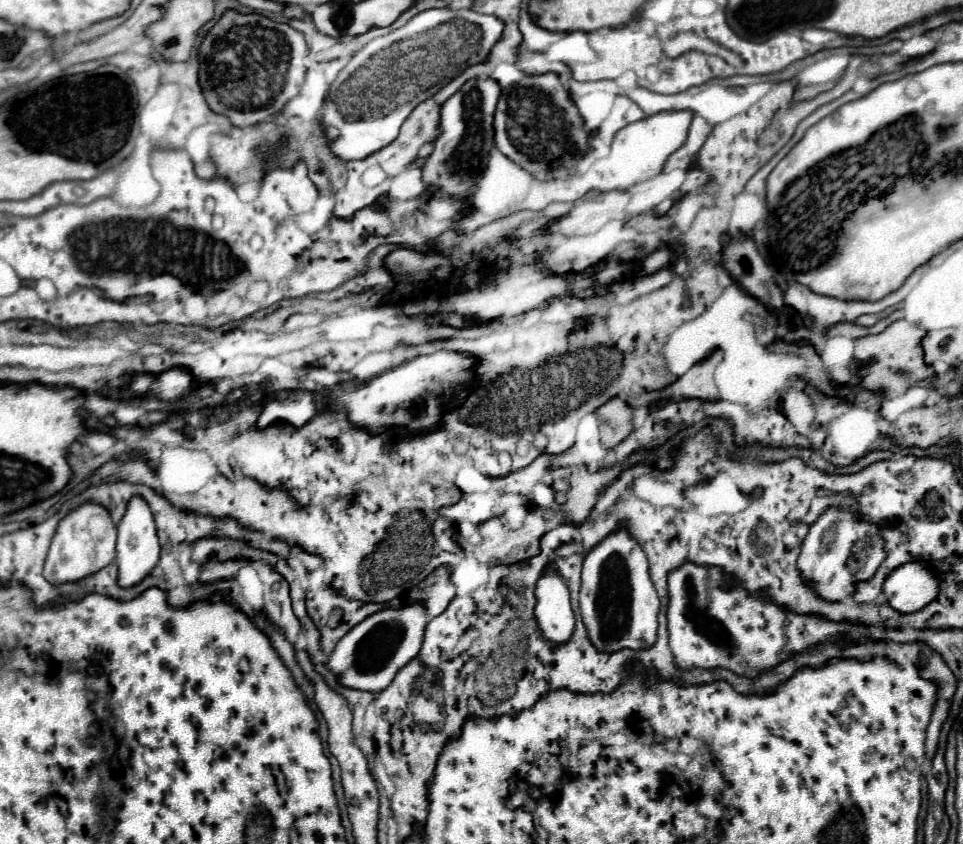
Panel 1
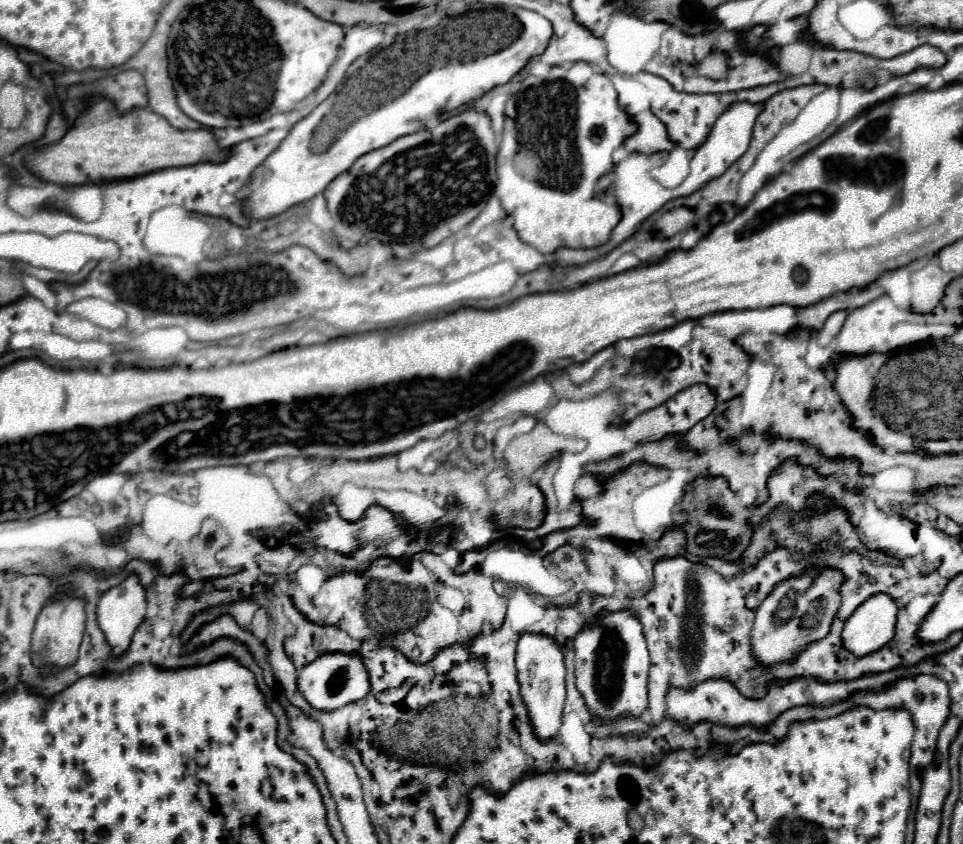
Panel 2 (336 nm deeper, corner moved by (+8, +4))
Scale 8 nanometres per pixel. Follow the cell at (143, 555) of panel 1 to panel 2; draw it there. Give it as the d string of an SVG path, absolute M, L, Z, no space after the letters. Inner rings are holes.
M128 576L120 586L108 590L98 602L98 624L114 656L128 650L130 640L146 618L146 590L136 576Z

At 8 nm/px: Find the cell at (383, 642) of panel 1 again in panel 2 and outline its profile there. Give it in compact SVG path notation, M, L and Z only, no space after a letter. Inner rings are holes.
M324 654L304 666L298 674L298 690L306 702L316 710L338 710L346 704L358 702L368 696L368 672L358 654Z

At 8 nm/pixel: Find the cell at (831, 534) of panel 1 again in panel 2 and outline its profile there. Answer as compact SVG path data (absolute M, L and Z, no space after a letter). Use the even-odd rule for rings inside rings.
M814 568L798 578L780 582L756 610L754 626L750 632L752 658L762 666L790 662L800 652L804 652L808 644L822 640L830 632L830 624L840 608L842 582L844 582L842 572L832 568L824 570Z

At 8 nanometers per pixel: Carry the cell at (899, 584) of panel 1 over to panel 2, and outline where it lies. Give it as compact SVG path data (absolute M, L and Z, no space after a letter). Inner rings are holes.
M888 594L868 598L844 624L844 648L858 658L884 648L894 638L896 614L898 606Z

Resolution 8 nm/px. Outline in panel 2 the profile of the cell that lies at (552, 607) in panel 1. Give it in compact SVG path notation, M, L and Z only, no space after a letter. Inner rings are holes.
M524 634L518 640L518 652L516 652L516 668L518 668L518 682L520 682L520 694L528 708L528 718L532 724L534 734L540 740L550 740L558 736L560 730L560 718L566 698L566 686L564 686L564 654L560 646L548 636L542 634Z

